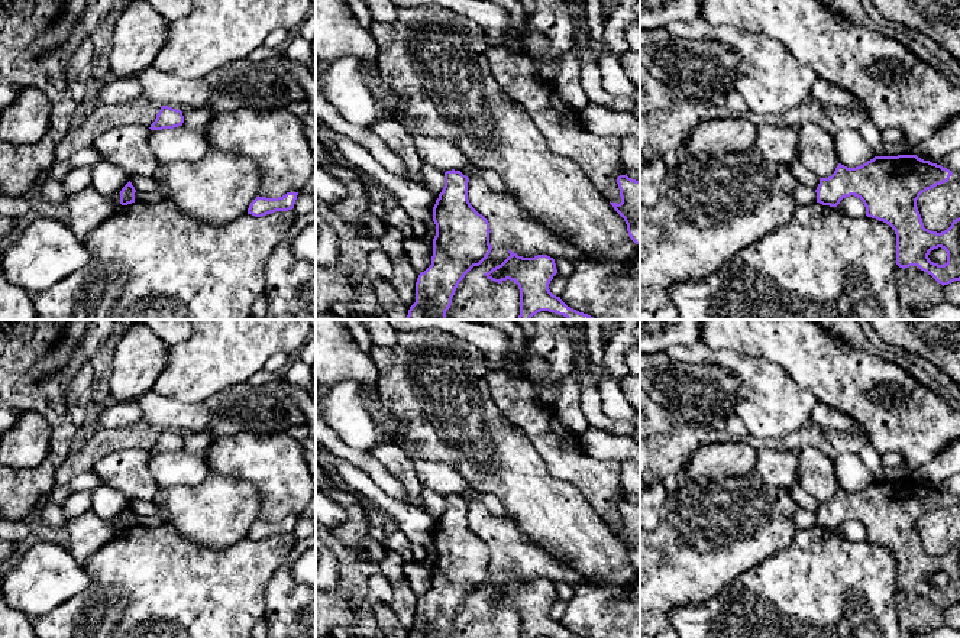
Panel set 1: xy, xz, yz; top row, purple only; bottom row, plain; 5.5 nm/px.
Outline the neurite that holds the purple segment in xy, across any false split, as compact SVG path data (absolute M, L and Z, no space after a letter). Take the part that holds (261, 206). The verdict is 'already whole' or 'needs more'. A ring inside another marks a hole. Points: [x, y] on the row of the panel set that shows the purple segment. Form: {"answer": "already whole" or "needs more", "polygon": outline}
{"answer": "already whole", "polygon": "M287 192L278 198L256 197L249 208L248 214L262 217L275 211L288 211L294 208L298 192Z"}

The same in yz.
{"answer": "already whole", "polygon": "M917 155L875 156L866 163L847 168L841 163L828 178L820 178L815 190L817 203L837 207L846 197L860 198L866 207L866 216L889 224L896 234L896 265L902 269L918 266L931 275L938 284L948 285L960 281L960 217L941 231L931 231L924 227L917 200L922 192L940 184L948 182L953 172L941 165L924 161ZM934 249L947 252L947 262L938 265L930 260L928 255Z"}

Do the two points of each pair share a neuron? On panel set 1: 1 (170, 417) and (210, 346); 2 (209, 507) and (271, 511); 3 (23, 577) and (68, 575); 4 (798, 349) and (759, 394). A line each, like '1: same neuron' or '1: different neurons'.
1: different neurons
2: different neurons
3: same neuron
4: different neurons

